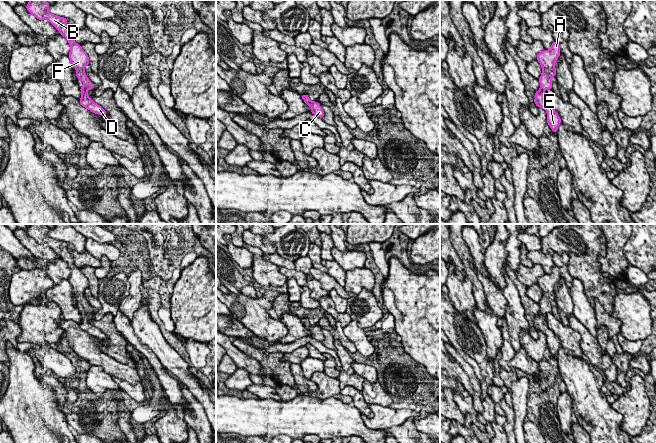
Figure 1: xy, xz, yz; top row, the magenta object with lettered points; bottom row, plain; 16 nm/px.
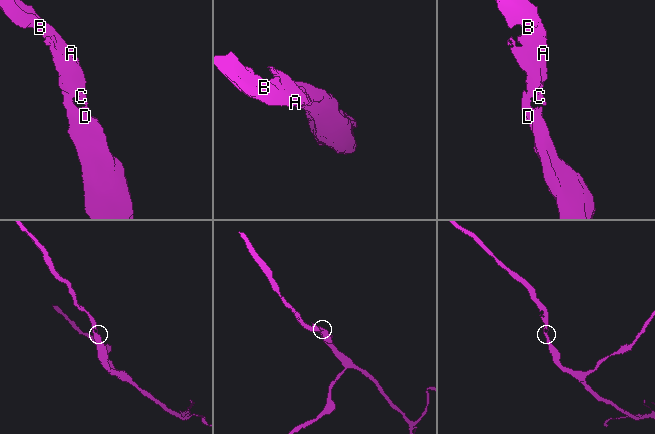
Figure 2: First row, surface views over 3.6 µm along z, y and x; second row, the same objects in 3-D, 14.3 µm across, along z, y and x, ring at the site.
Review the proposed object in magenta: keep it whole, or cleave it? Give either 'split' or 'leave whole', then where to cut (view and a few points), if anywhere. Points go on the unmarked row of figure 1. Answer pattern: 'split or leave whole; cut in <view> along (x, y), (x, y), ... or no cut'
leave whole; no cut

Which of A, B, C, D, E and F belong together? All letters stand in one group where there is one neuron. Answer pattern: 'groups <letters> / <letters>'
groups A B C D E F

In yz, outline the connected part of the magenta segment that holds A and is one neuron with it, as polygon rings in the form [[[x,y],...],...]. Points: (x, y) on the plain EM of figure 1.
[[[553,266],[550,274],[544,274],[537,278],[537,284],[542,290],[542,298],[539,302],[540,313],[535,317],[534,326],[537,331],[547,336],[547,347],[554,357],[557,356],[561,343],[554,332],[544,324],[545,315],[552,313],[552,302],[556,299],[555,286],[560,280],[560,268]]]

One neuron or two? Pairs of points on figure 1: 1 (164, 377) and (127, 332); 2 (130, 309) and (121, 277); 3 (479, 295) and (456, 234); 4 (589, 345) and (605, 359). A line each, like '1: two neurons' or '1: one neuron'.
1: one neuron
2: two neurons
3: one neuron
4: one neuron

